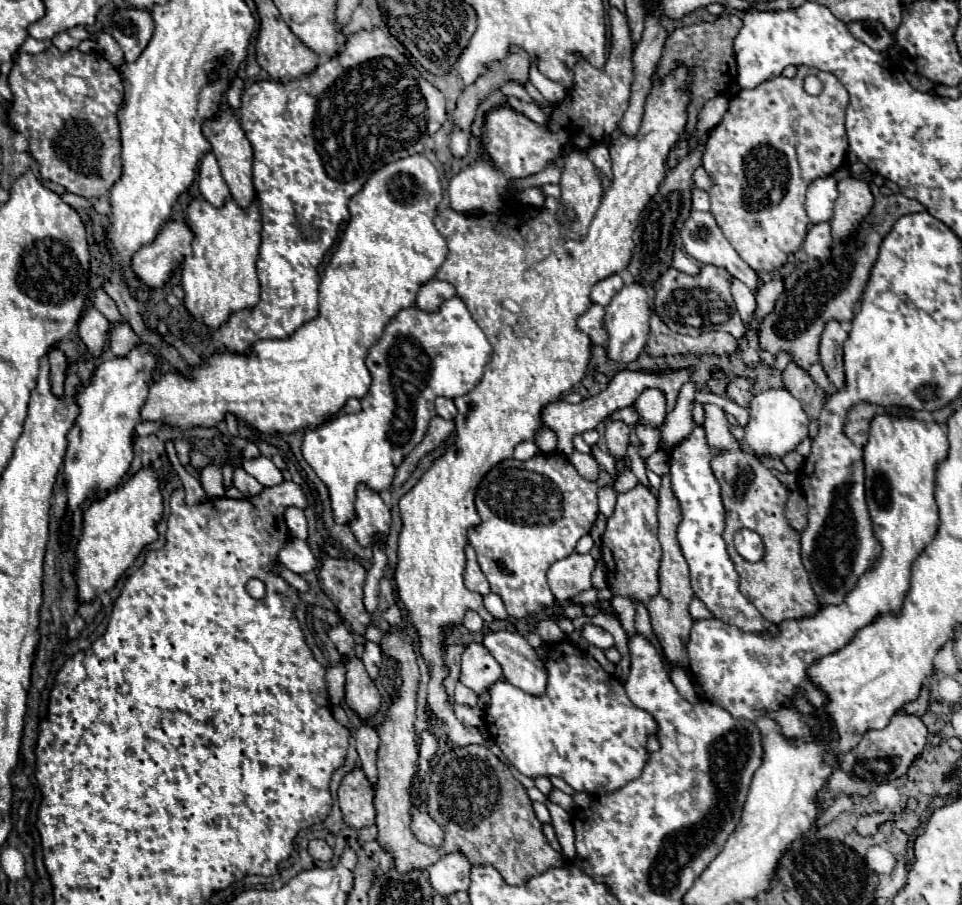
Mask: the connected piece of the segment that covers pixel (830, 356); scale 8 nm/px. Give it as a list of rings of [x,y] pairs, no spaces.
[[[829,320],[821,334],[821,364],[829,376],[829,380],[841,388],[845,386],[845,372],[843,372],[843,342],[847,340],[847,332],[841,328],[837,320]]]

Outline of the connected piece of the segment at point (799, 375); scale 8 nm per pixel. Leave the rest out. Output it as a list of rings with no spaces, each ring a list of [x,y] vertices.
[[[789,364],[783,370],[783,386],[785,390],[789,390],[803,406],[805,414],[809,416],[809,430],[811,430],[811,440],[817,436],[817,428],[819,428],[819,412],[825,404],[825,392],[813,382],[813,378],[809,376],[807,370],[803,370],[797,364]]]

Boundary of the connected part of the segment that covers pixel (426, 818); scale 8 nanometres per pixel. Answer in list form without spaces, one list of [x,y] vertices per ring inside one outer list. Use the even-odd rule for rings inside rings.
[[[415,812],[413,814],[411,832],[417,836],[419,842],[429,844],[429,846],[441,846],[441,842],[443,842],[441,826],[427,812]]]

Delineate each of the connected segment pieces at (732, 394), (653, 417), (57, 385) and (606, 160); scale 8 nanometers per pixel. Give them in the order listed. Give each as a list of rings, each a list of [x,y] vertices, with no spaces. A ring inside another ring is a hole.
[[[735,378],[727,386],[727,396],[739,406],[749,406],[751,398],[751,382],[747,378]]]
[[[649,388],[645,390],[637,402],[633,404],[639,418],[641,418],[641,424],[643,426],[651,426],[651,428],[659,428],[665,424],[665,416],[667,416],[667,410],[665,410],[665,396],[655,390],[655,388]]]
[[[51,350],[49,352],[49,362],[51,362],[51,384],[57,396],[63,394],[63,382],[65,382],[65,354],[61,354],[61,350]]]
[[[595,144],[595,146],[592,146],[588,150],[587,155],[597,168],[602,170],[610,180],[613,179],[611,158],[606,146],[603,144]]]

